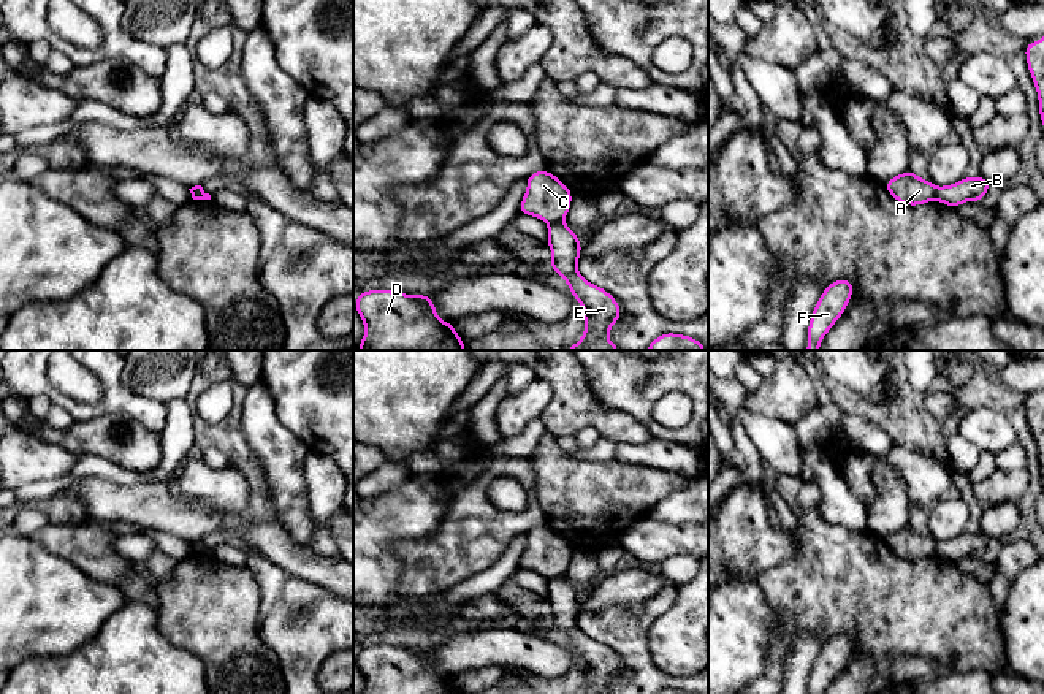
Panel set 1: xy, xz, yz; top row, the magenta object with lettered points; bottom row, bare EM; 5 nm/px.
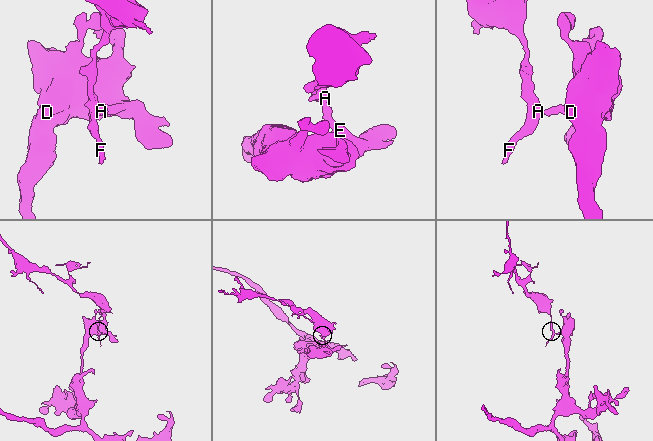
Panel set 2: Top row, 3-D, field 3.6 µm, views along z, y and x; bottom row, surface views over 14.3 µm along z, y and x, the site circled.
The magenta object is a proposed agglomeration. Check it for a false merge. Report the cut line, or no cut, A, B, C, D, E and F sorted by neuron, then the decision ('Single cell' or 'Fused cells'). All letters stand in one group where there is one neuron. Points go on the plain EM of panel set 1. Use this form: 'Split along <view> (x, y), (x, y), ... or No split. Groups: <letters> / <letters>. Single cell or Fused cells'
Split along xz (561, 575), (548, 580). Groups: A C F / B D E. Fused cells

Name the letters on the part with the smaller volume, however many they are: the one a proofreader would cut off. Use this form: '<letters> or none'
A, C, F

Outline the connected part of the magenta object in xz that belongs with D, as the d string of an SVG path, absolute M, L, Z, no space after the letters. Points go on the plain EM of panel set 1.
M366 645L360 646L355 664L364 677L363 694L461 694L453 678L437 672L426 650Z

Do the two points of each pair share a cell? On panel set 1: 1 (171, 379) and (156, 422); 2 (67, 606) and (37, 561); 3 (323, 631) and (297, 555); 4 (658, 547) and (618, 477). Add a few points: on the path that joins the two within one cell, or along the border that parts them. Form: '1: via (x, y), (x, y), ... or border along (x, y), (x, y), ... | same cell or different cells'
1: border along (129, 388), (163, 403) | different cells
2: via (56, 594), (37, 572) | same cell
3: border along (273, 563), (336, 594) | different cells
4: border along (647, 515), (639, 522) | different cells

